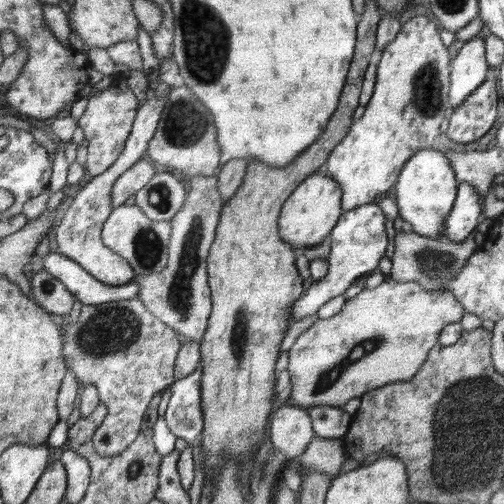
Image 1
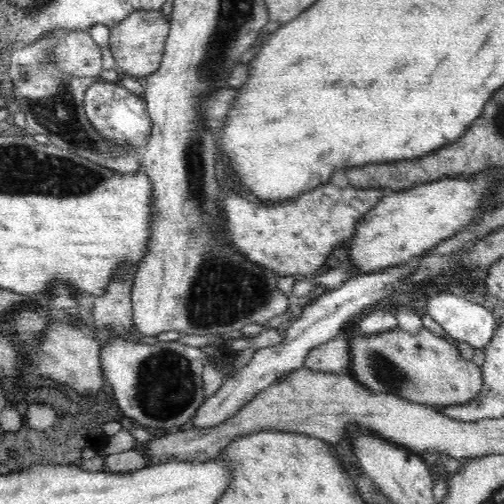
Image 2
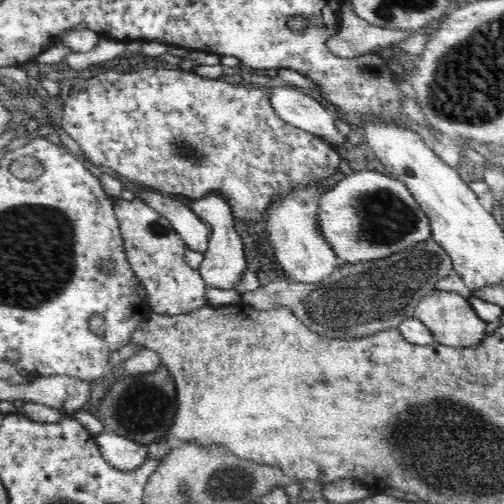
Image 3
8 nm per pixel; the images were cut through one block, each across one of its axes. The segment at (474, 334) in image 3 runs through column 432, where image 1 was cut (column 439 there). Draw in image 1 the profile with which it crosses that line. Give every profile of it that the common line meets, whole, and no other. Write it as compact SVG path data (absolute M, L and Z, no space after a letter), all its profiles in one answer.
M391 278L389 280L383 280L377 288L373 290L361 290L357 296L353 296L351 300L347 300L341 308L339 314L327 318L327 320L317 320L313 322L303 334L297 336L295 344L289 348L289 364L287 364L287 372L291 374L289 376L289 384L291 384L291 398L289 398L289 404L297 406L297 408L311 408L311 406L333 406L333 408L343 408L351 398L361 398L365 392L369 390L377 390L377 388L383 388L387 384L403 384L407 380L411 380L417 370L425 364L425 358L429 354L429 350L437 344L439 340L439 332L447 326L447 324L453 324L461 320L461 316L465 314L465 308L457 302L457 298L449 292L427 292L425 288L421 288L417 282L393 282Z

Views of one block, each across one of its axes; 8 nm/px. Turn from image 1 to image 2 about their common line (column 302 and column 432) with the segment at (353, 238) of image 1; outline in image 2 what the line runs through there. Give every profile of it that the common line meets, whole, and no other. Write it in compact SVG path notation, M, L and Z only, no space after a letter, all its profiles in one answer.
M436 292L428 298L428 314L446 330L446 336L456 344L468 342L474 350L482 350L498 330L492 310L484 304L472 304L462 294Z

